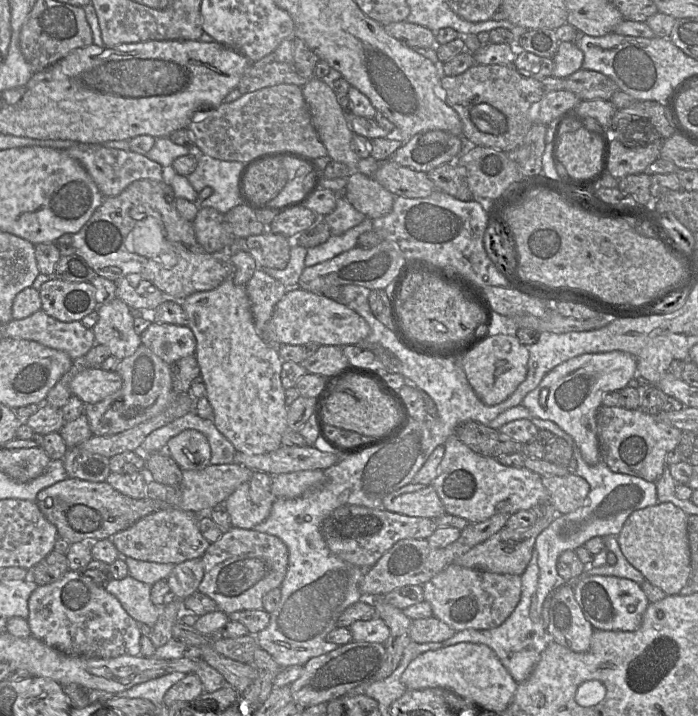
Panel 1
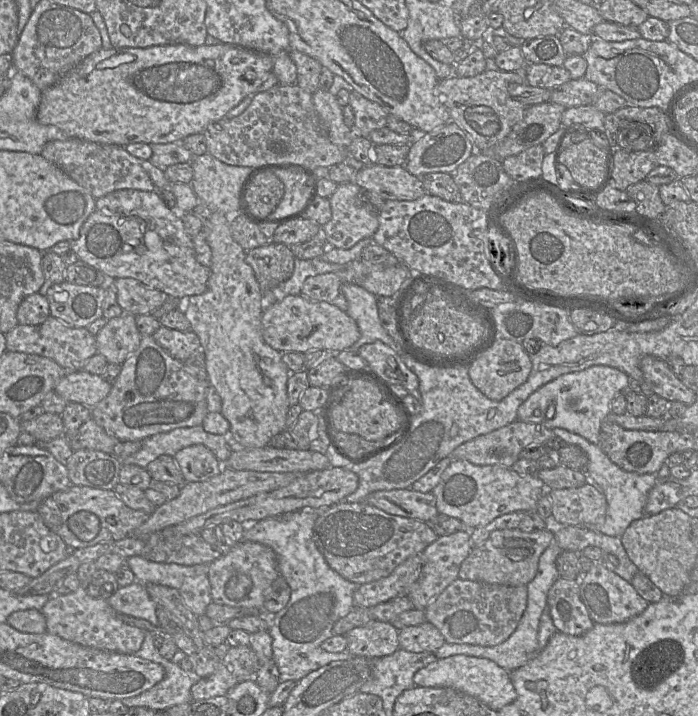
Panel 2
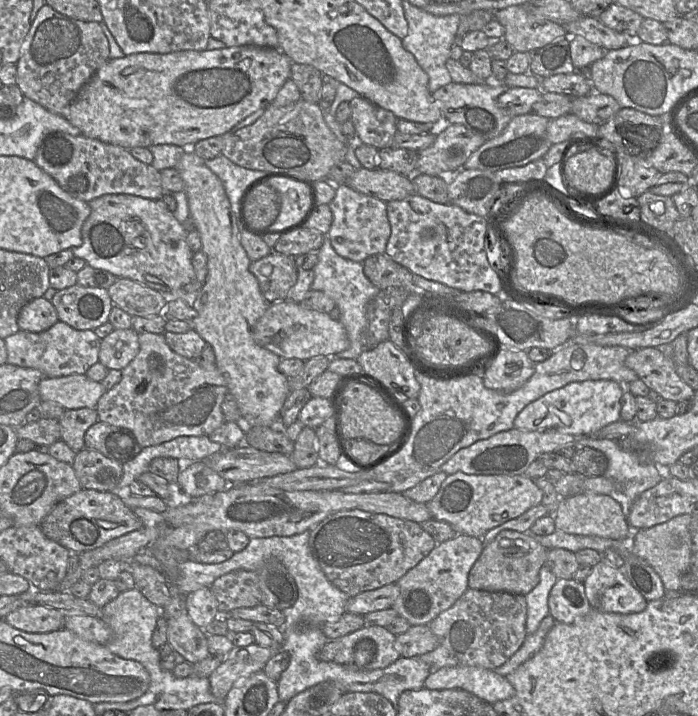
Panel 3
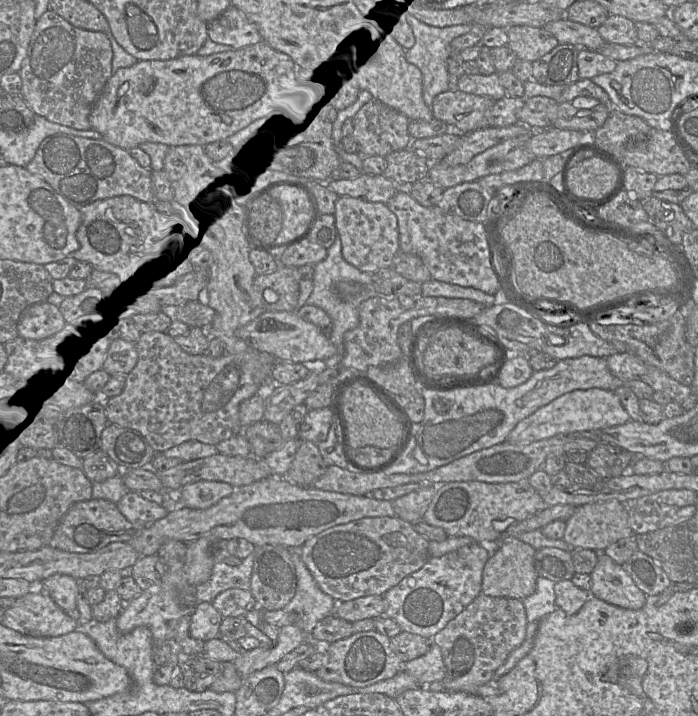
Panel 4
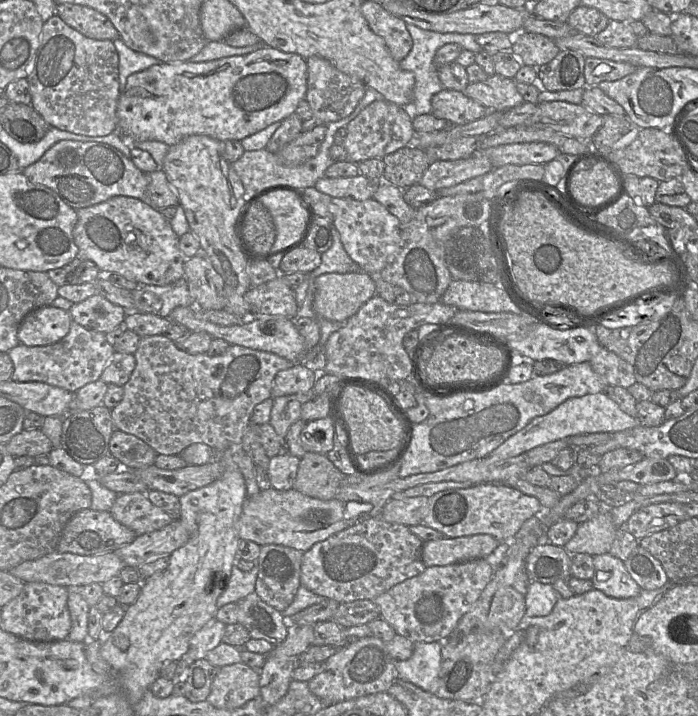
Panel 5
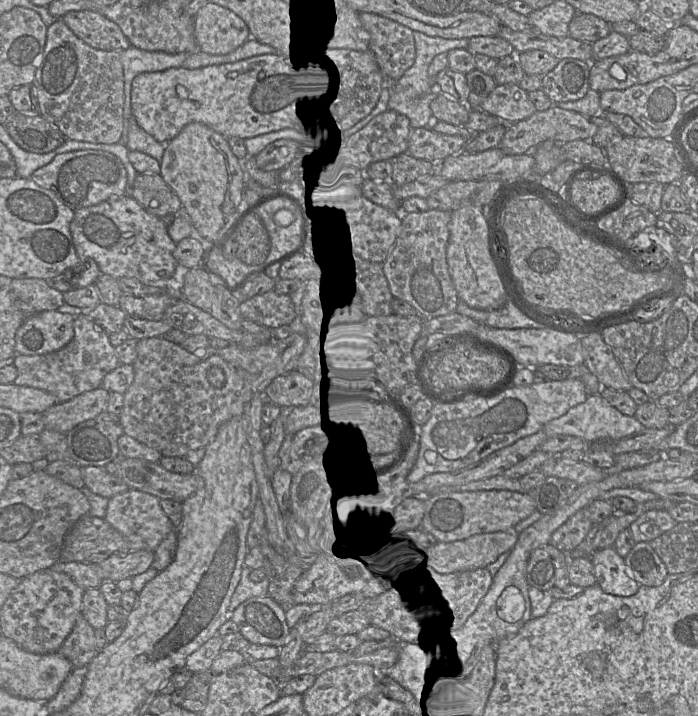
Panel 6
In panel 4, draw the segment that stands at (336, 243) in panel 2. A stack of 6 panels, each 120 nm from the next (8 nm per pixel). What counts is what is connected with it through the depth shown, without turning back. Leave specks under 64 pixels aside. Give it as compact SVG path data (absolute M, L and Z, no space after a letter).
M339 196L334 204L333 216L345 261L369 274L392 267L393 258L399 251L399 233L397 218L386 204Z

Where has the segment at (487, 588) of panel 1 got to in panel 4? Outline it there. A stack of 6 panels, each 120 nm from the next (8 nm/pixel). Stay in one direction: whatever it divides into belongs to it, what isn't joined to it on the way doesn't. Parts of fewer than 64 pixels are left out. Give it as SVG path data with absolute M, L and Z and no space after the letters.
M479 594L432 638L432 642L441 649L446 668L442 680L444 691L474 694L479 687L494 681L495 671L524 642L527 625L526 610L521 599Z

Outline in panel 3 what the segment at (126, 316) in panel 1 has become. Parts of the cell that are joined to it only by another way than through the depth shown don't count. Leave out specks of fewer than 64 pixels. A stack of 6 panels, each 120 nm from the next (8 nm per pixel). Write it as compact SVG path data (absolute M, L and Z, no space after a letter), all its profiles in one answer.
M113 329L101 339L99 362L108 370L123 370L137 355L140 345L133 329Z

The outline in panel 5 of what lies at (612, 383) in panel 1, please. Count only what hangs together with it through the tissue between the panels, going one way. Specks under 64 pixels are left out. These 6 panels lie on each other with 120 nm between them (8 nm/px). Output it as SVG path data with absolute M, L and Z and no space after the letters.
M605 392L572 397L546 415L532 419L523 429L510 436L488 455L488 459L500 461L518 456L535 447L580 434L618 432L640 425L637 417L623 412Z

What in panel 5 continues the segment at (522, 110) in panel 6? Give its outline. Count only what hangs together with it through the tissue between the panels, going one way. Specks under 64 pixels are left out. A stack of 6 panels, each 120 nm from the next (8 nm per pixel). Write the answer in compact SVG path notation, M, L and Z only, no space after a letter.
M496 73L482 82L469 83L464 94L488 111L504 112L524 102L517 91L515 80Z

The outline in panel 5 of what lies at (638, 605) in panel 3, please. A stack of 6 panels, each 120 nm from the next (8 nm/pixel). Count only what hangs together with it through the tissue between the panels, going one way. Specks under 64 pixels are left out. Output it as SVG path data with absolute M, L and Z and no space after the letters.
M610 553L593 556L593 587L616 599L628 599L641 592L640 586L627 571L624 562Z

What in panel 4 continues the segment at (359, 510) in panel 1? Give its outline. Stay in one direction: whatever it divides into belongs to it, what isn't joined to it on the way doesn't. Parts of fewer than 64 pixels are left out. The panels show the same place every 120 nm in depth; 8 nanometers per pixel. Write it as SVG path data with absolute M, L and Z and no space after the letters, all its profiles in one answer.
M397 516L366 517L334 526L311 537L300 548L300 555L319 588L340 603L364 596L384 595L426 564L430 558L429 543L415 530L414 524Z

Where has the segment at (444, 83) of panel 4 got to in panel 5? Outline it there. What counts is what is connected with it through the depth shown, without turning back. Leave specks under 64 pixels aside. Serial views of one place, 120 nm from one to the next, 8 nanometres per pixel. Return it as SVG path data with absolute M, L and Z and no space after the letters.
M407 23L406 28L412 37L413 46L409 54L399 62L399 65L403 70L410 71L414 74L415 84L413 89L413 100L409 105L404 107L409 109L413 116L430 114L432 96L444 89L438 76L438 68L434 64L434 56L437 50L448 43L458 44L463 49L473 51L474 53L478 53L483 49L476 42L475 35L472 34L439 33L424 30Z

